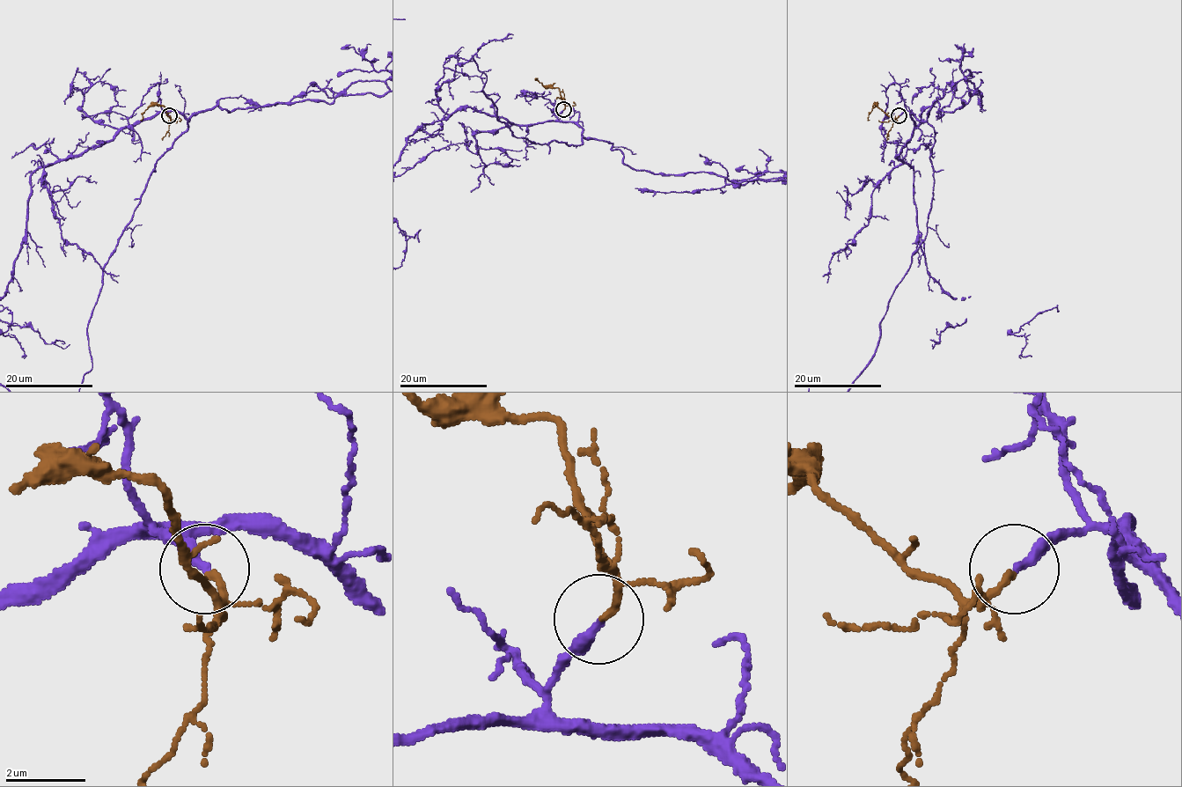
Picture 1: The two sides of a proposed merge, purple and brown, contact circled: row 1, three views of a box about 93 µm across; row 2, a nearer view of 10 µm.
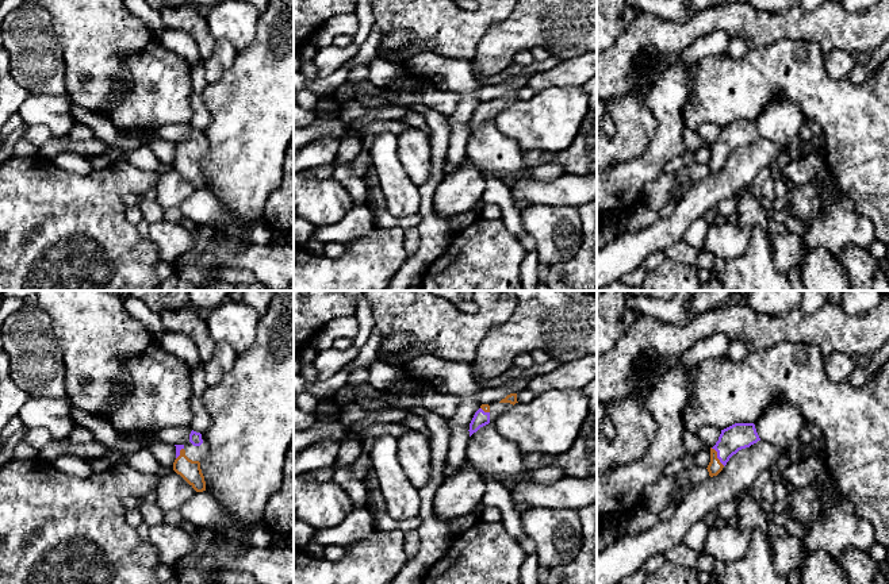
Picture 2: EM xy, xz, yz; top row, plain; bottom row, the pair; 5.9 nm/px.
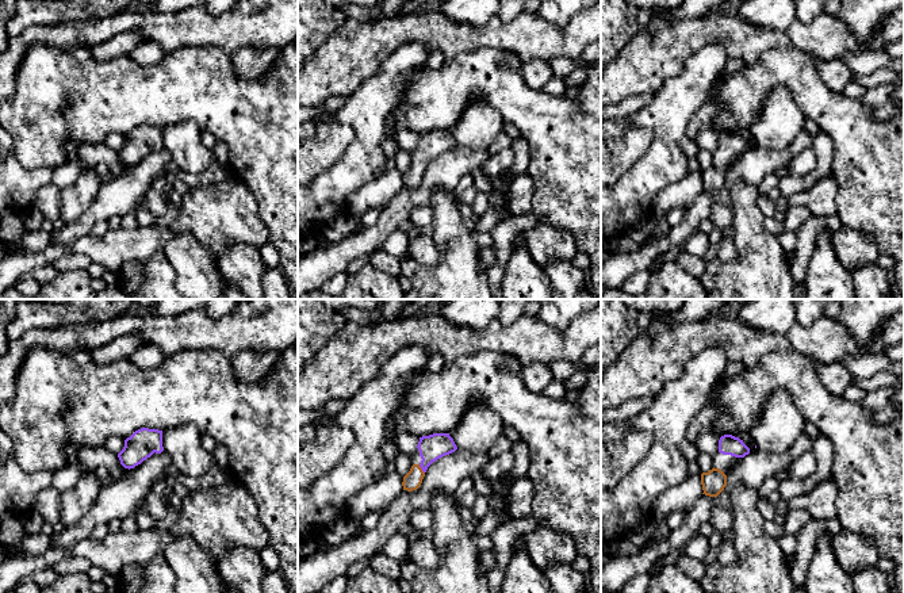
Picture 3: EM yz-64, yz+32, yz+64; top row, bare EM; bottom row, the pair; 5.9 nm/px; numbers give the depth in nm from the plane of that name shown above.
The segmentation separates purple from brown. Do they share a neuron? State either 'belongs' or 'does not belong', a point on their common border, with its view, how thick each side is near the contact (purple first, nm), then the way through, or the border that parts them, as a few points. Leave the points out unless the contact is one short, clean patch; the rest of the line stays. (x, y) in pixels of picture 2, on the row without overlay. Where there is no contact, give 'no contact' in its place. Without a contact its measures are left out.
belongs; meets purple in yz at (717, 153); 160 nm thick on the purple side, 90 nm on the other; runs through yz (739, 133), (717, 153), (715, 164)

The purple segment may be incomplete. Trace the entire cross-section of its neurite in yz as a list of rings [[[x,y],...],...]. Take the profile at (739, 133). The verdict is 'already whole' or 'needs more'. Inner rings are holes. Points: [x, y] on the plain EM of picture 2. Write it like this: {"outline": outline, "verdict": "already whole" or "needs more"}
{"outline": [[[735,120],[724,127],[719,138],[710,145],[709,173],[717,173],[729,155],[739,147],[750,145],[760,138],[754,120]]], "verdict": "needs more"}

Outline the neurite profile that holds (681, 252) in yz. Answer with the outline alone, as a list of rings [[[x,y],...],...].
[[[681,239],[664,250],[664,257],[677,262],[696,265],[698,249]]]

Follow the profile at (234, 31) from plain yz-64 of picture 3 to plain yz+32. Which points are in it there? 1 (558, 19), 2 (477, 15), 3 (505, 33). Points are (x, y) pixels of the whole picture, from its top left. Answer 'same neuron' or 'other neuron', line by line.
1: other neuron
2: other neuron
3: same neuron

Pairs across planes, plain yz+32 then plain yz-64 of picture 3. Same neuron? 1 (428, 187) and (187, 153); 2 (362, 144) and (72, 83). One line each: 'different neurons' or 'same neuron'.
1: different neurons
2: different neurons

